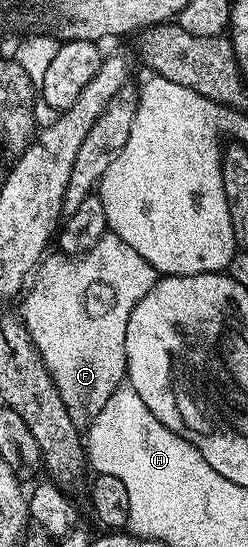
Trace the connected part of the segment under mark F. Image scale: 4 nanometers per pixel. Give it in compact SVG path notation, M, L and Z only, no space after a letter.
M104 235L92 249L78 255L53 253L39 262L22 298L21 324L27 328L65 407L79 419L86 405L91 411L105 407L109 395L124 384L127 320L135 304L155 284L157 274L129 243L114 235Z

